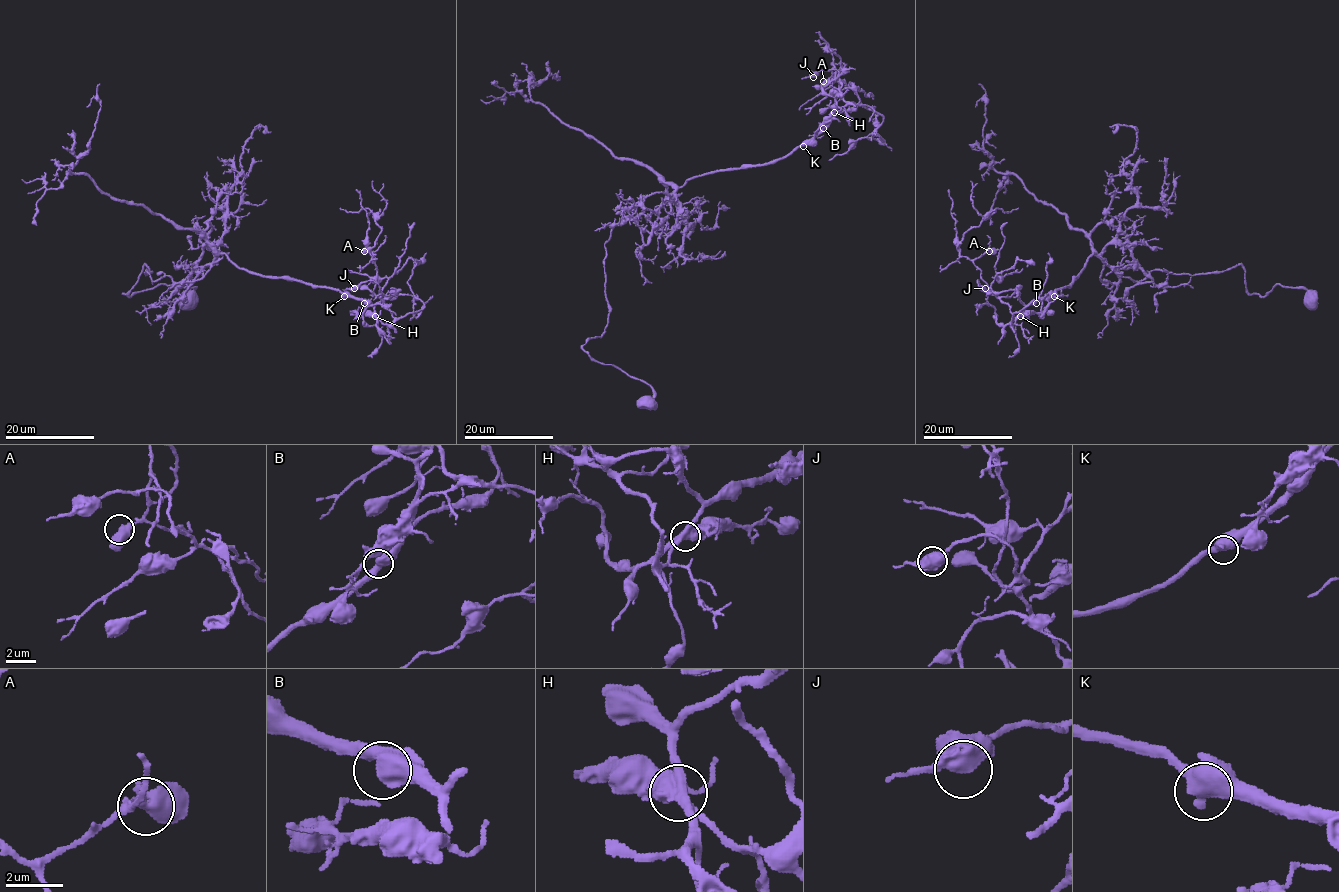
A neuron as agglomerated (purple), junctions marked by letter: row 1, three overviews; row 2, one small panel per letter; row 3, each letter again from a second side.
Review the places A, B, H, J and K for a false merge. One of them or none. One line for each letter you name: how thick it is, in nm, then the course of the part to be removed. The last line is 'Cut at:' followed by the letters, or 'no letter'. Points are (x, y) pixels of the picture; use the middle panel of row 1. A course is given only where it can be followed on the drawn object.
H: calibre 550 nm; course (833, 111), (852, 103), (832, 86), (836, 73), (829, 51), (832, 49), (840, 58), (833, 82), (799, 110)
Cut at: H

